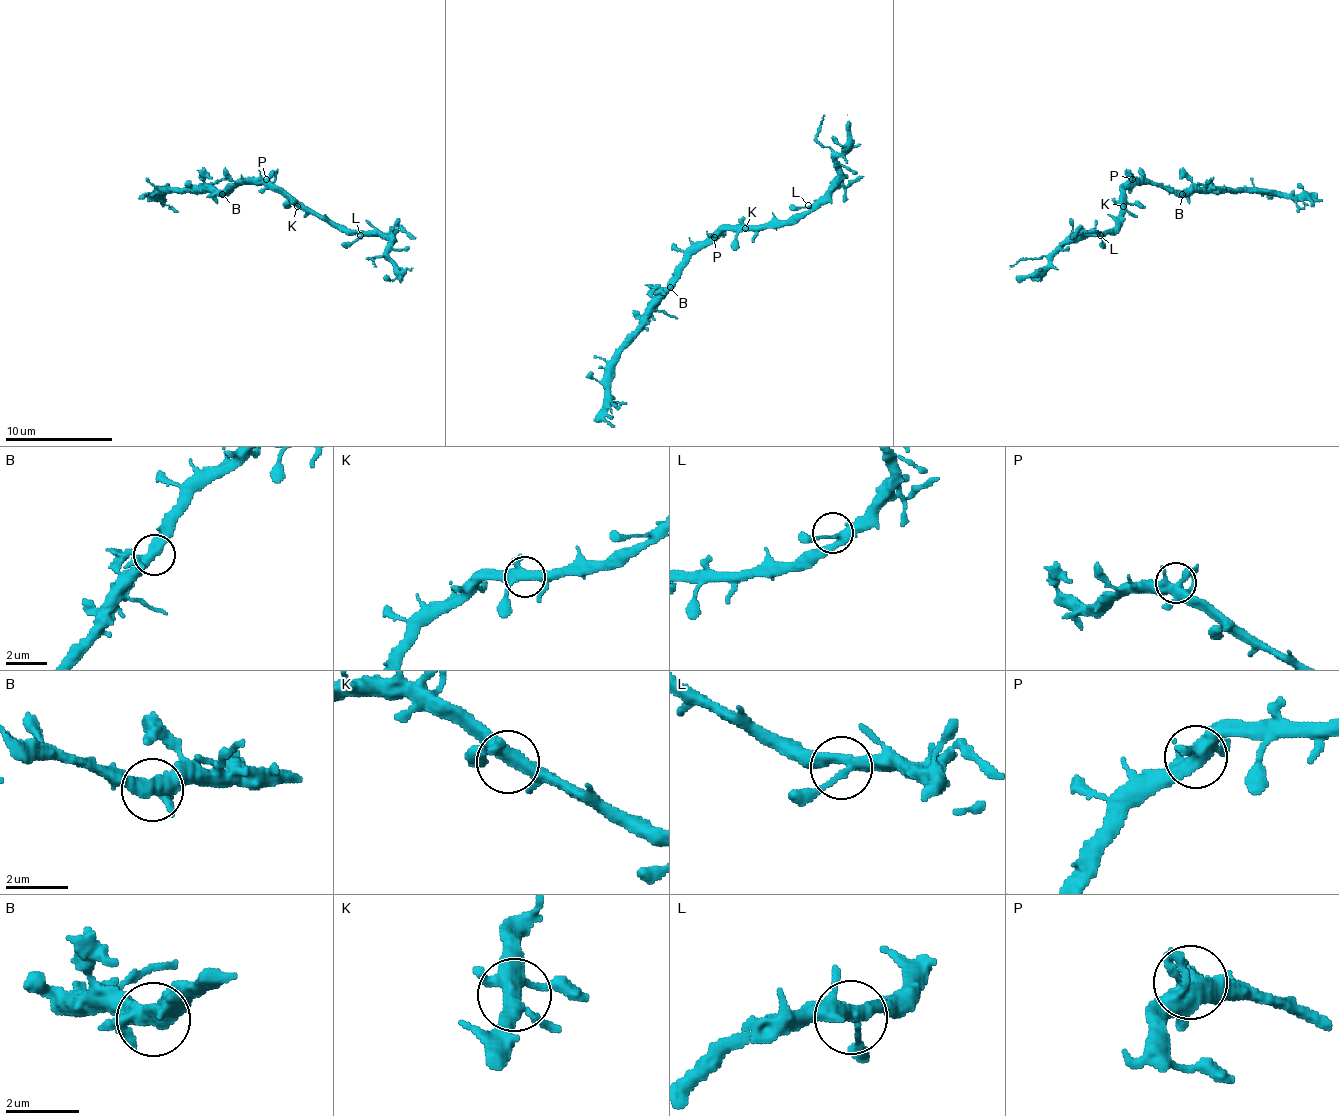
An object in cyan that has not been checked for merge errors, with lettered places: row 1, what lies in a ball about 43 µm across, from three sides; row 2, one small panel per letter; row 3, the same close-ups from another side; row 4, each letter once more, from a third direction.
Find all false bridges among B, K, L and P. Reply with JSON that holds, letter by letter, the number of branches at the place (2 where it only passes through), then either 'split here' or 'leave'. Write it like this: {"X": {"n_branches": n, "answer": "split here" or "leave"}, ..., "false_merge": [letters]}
{"B": {"n_branches": 3, "answer": "leave"}, "K": {"n_branches": 4, "answer": "leave"}, "L": {"n_branches": 3, "answer": "leave"}, "P": {"n_branches": 5, "answer": "leave"}, "false_merge": []}

